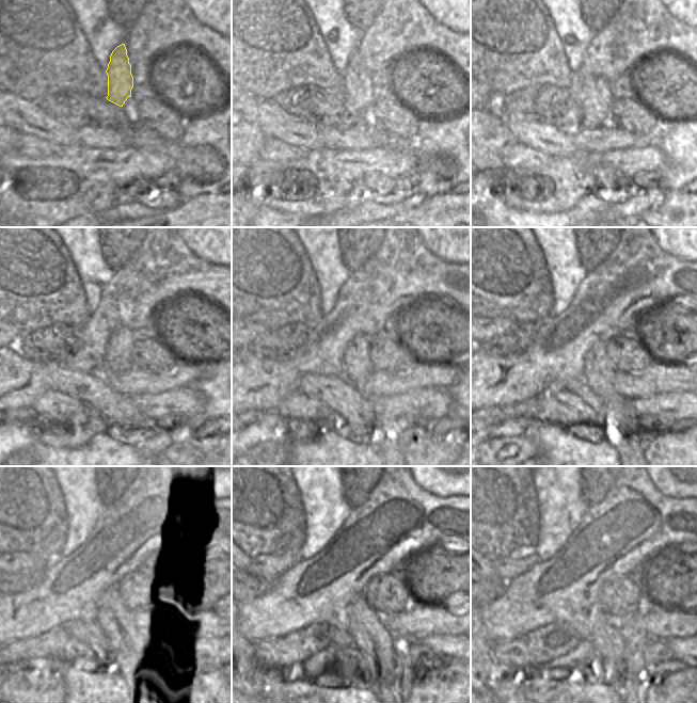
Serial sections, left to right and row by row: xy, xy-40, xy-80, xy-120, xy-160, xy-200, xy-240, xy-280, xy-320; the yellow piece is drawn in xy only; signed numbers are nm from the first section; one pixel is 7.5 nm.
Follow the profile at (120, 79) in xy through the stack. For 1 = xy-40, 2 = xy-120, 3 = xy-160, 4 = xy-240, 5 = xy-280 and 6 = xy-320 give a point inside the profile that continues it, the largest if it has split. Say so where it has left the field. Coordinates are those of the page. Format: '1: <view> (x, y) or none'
1: xy-40 (357, 84)
2: xy-120 (117, 358)
3: xy-160 (357, 366)
4: xy-240 (121, 623)
5: xy-280 (374, 642)
6: xy-320 (607, 640)

